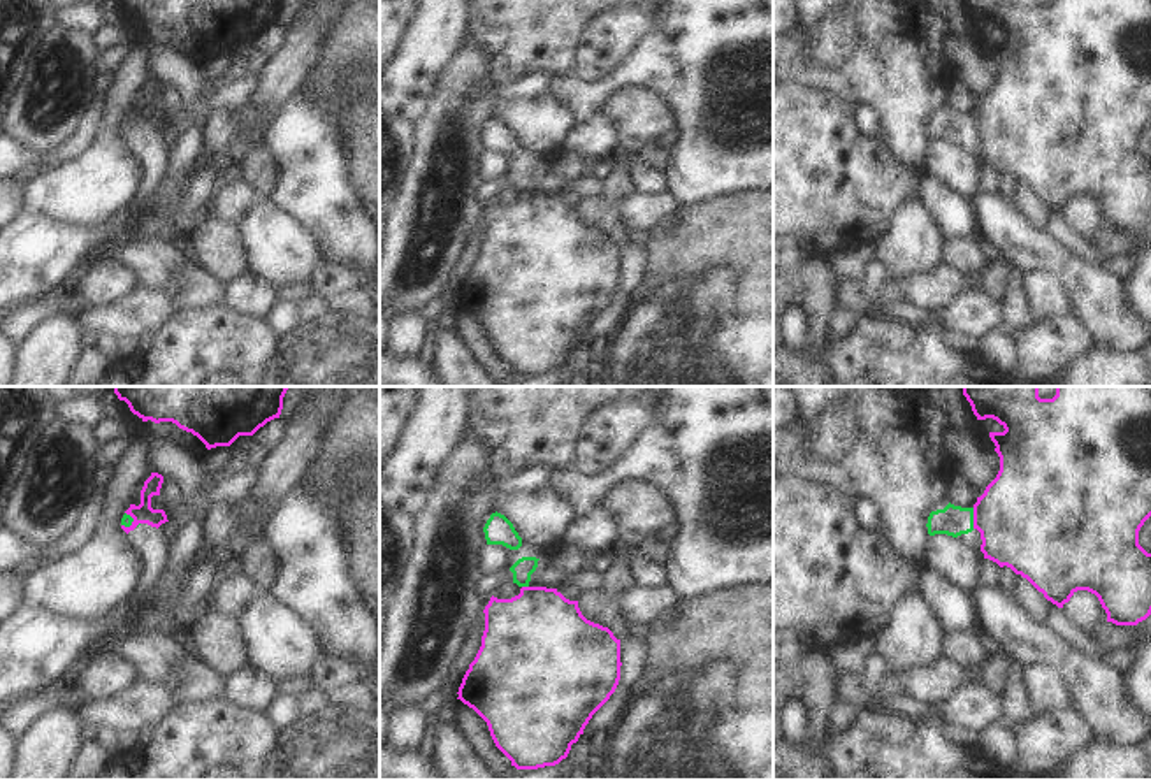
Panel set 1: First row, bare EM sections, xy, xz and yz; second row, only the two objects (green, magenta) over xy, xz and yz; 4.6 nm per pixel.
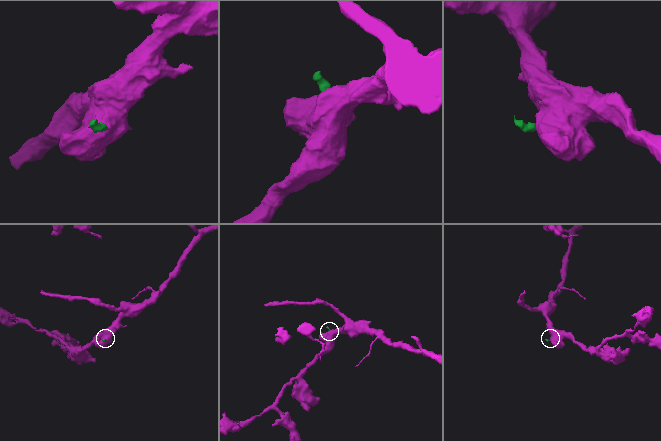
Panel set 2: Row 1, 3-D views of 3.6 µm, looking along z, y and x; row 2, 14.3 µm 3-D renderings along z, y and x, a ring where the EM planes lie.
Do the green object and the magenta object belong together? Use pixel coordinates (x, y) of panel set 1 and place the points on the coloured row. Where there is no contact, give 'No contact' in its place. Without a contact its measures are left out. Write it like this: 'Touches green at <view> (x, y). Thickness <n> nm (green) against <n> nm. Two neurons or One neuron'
Touches green at yz (972, 519). Thickness 140 nm (green) against 460 nm. Two neurons

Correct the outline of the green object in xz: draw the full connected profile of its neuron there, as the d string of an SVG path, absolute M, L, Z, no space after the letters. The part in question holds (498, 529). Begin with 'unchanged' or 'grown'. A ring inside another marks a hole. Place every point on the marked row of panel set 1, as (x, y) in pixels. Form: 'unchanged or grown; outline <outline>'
unchanged; outline M492 513L485 527L487 545L503 545L510 550L518 550L522 546L522 538L515 531L513 524L501 513Z

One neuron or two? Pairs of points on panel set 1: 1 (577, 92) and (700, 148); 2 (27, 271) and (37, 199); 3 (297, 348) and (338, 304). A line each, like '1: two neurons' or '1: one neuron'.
1: one neuron
2: two neurons
3: two neurons

